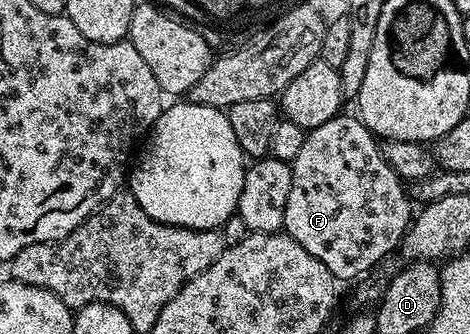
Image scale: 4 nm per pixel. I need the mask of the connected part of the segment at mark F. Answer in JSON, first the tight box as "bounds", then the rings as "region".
{"bounds":[283,112,413,280],"region":[[[340,112],[333,120],[325,120],[325,124],[307,131],[301,152],[297,152],[290,164],[293,185],[289,188],[289,201],[285,203],[283,230],[309,256],[317,256],[337,280],[358,280],[376,269],[386,254],[396,253],[413,217],[411,202],[407,199],[408,187],[385,160],[380,143],[362,118],[350,118],[347,112]]]}

